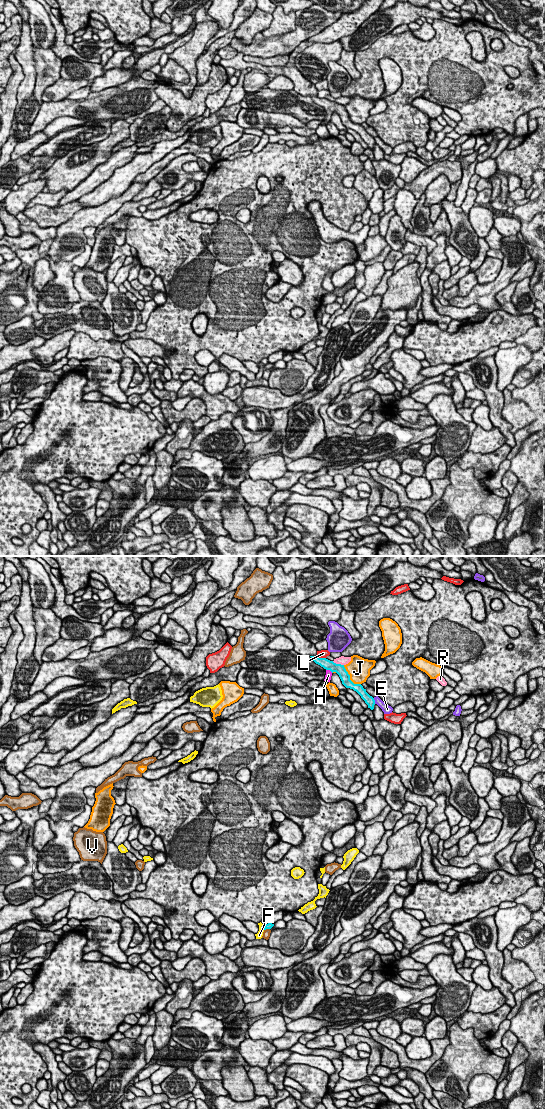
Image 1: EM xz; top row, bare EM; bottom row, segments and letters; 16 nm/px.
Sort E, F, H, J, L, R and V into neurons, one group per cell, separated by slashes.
E / F / H / J / L / R / V

